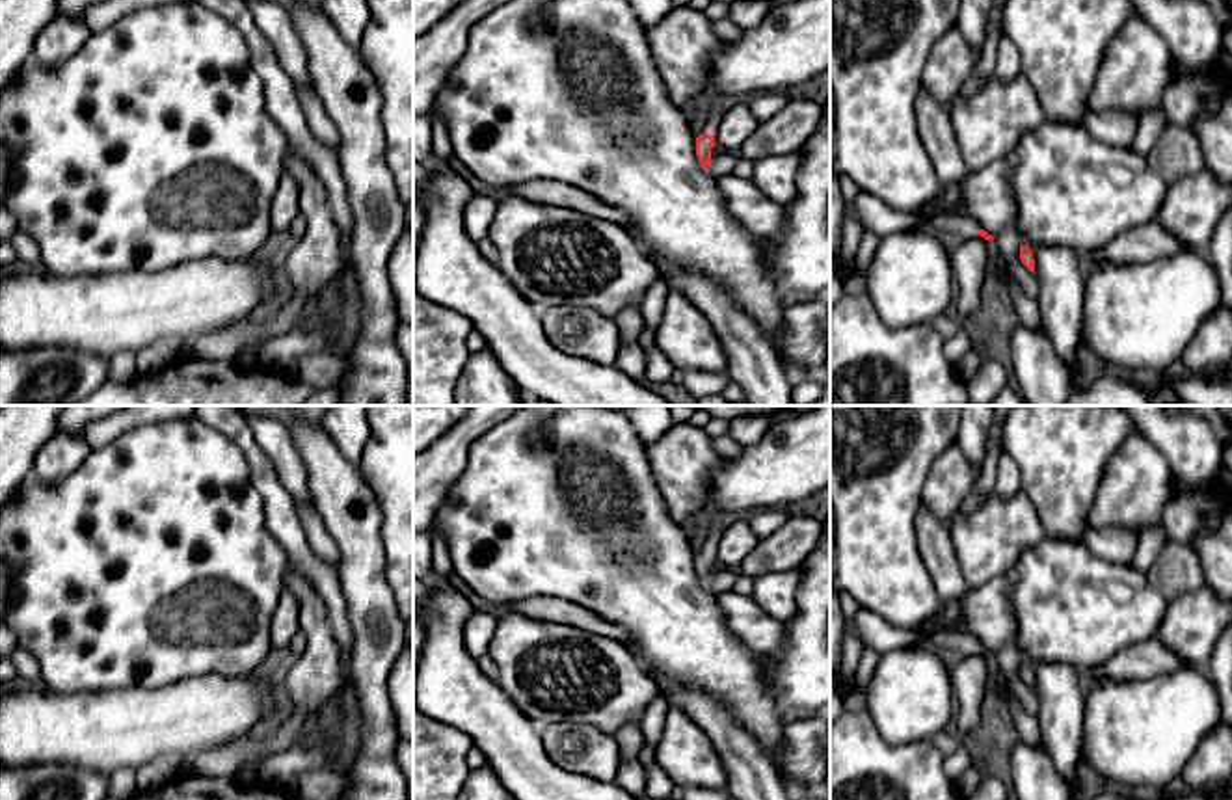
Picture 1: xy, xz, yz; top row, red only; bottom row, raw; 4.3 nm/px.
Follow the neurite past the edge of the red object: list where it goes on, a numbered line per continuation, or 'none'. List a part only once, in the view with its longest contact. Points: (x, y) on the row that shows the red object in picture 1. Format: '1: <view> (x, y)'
1: xz (711, 123)

